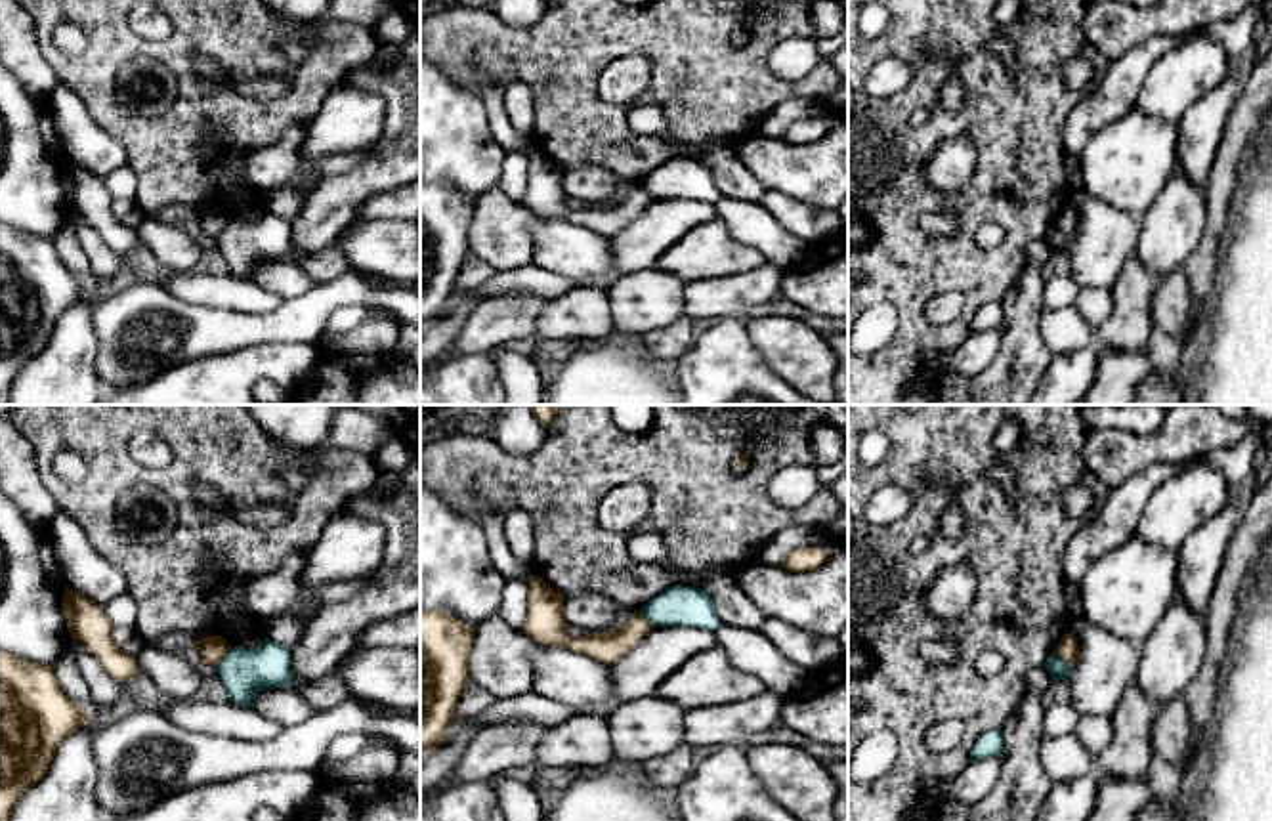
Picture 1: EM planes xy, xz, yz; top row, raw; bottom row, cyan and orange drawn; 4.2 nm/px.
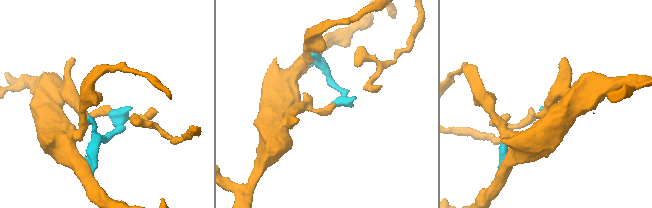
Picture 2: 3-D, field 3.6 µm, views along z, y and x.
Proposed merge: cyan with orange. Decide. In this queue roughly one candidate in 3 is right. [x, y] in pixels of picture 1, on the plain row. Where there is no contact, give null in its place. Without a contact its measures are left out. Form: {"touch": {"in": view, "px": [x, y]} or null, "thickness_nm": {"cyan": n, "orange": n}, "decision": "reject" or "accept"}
{"touch": {"in": "xy", "px": [224, 230]}, "thickness_nm": {"cyan": 200, "orange": 110}, "decision": "reject"}

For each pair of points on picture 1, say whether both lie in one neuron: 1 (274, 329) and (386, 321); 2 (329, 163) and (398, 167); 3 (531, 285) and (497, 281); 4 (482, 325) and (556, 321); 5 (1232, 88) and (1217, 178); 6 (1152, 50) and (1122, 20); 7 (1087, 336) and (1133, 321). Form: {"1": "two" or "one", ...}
{"1": "two", "2": "two", "3": "one", "4": "two", "5": "two", "6": "two", "7": "two"}

